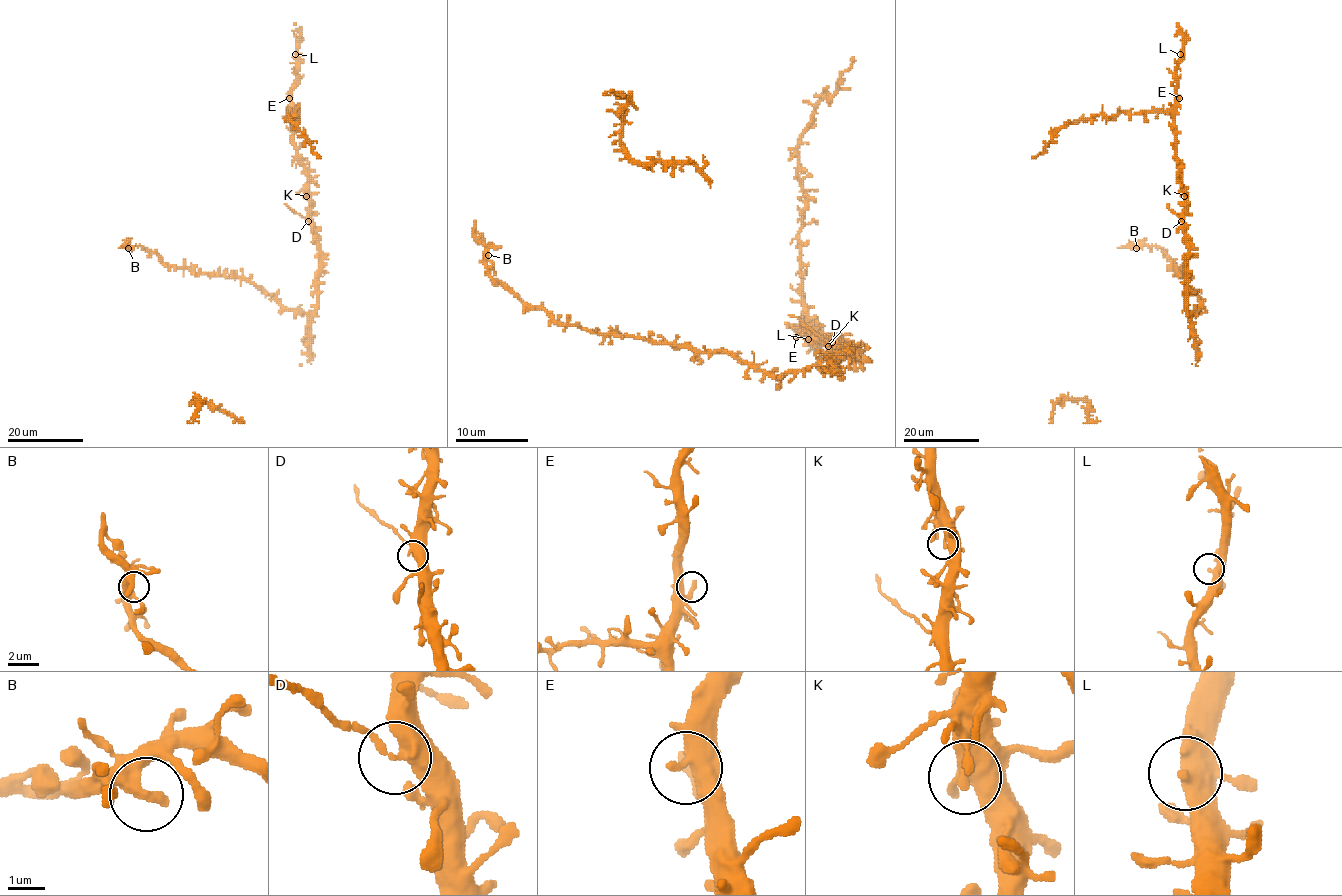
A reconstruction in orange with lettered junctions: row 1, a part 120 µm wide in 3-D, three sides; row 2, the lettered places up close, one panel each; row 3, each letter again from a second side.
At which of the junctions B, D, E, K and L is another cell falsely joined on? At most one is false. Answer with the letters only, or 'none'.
D

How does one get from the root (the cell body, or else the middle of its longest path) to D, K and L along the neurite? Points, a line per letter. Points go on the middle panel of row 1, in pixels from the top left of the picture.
D: (850, 349), (854, 349), (854, 353), (843, 351), (832, 342)
K: (850, 349), (854, 349), (854, 353), (848, 348), (832, 349), (828, 346)
L: (850, 349), (854, 353), (848, 348), (836, 349), (828, 339), (803, 328), (803, 331), (810, 331), (808, 339)

